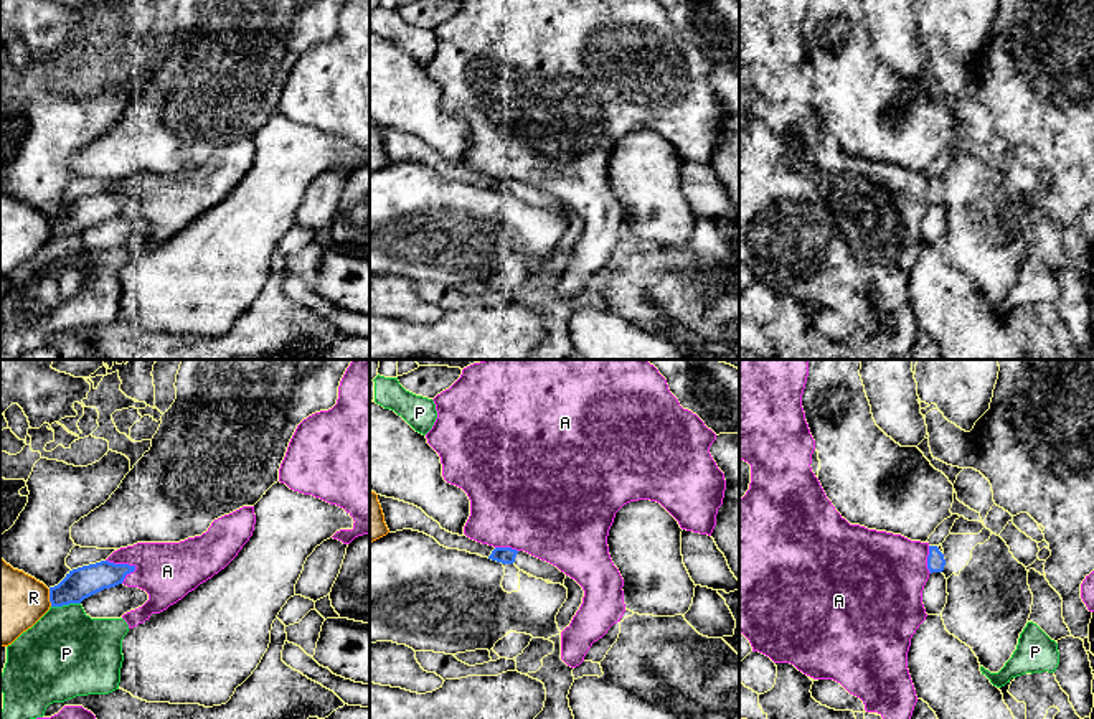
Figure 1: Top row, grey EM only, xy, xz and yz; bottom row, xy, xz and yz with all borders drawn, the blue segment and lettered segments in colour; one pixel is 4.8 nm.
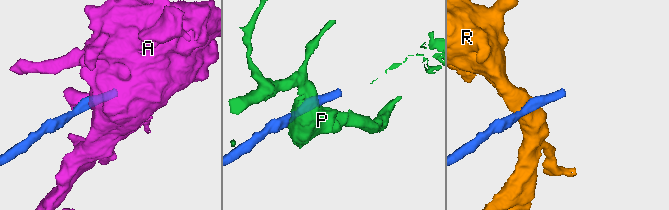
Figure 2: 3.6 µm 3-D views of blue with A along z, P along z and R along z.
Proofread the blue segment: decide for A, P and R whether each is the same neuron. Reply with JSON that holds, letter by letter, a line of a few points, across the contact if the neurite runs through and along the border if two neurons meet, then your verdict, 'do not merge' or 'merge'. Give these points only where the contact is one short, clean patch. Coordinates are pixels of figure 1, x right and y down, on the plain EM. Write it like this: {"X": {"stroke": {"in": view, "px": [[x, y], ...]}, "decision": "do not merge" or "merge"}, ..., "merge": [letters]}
{"A": {"stroke": {"in": "xy", "px": [[106, 190], [116, 195], [131, 195], [136, 200]]}, "decision": "do not merge"}, "P": {"decision": "do not merge"}, "R": {"stroke": {"in": "xy", "px": [[48, 220], [51, 236]]}, "decision": "do not merge"}, "merge": []}

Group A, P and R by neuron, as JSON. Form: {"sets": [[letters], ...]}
{"sets": [["A"], ["P"], ["R"]]}

